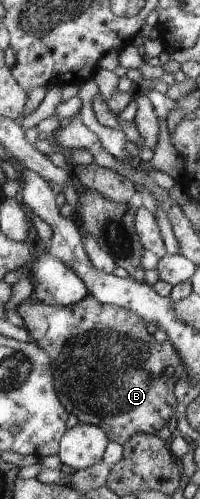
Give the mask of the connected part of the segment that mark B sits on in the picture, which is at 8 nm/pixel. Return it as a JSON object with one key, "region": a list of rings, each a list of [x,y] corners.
{"region":[[[92,295],[67,307],[43,305],[31,296],[17,308],[17,314],[25,322],[34,343],[50,357],[57,397],[68,415],[74,414],[80,424],[99,426],[109,441],[121,446],[133,434],[158,435],[164,426],[168,426],[176,410],[174,387],[182,374],[183,364],[171,342],[157,342],[137,314],[122,307],[100,304]]]}

